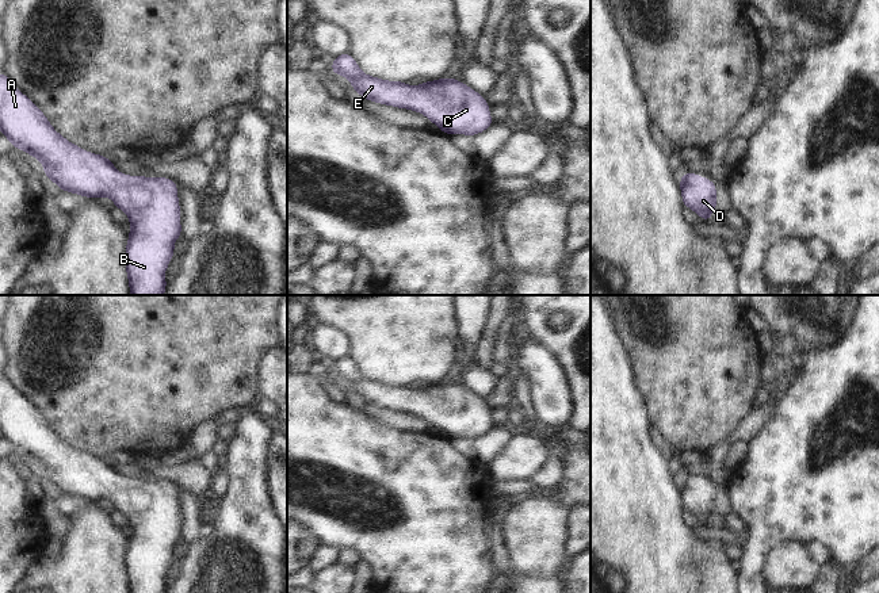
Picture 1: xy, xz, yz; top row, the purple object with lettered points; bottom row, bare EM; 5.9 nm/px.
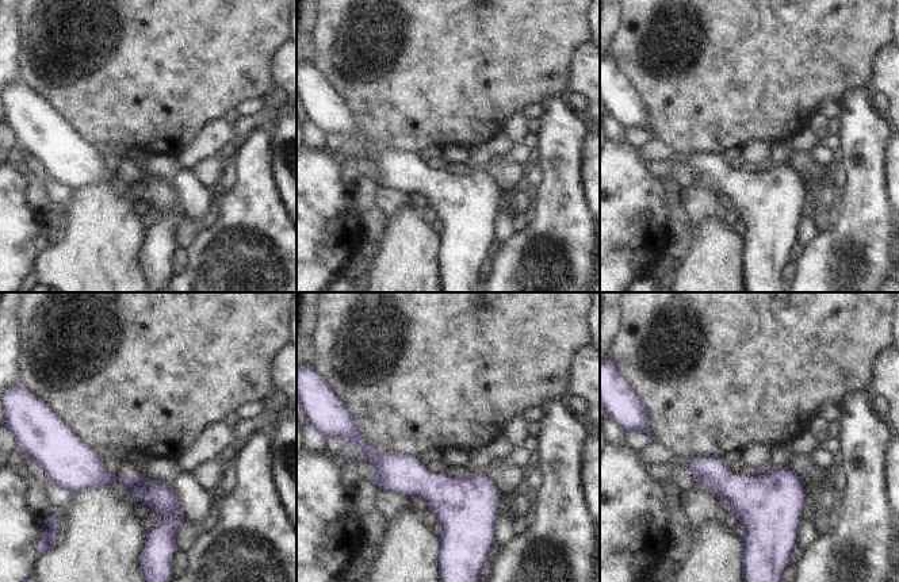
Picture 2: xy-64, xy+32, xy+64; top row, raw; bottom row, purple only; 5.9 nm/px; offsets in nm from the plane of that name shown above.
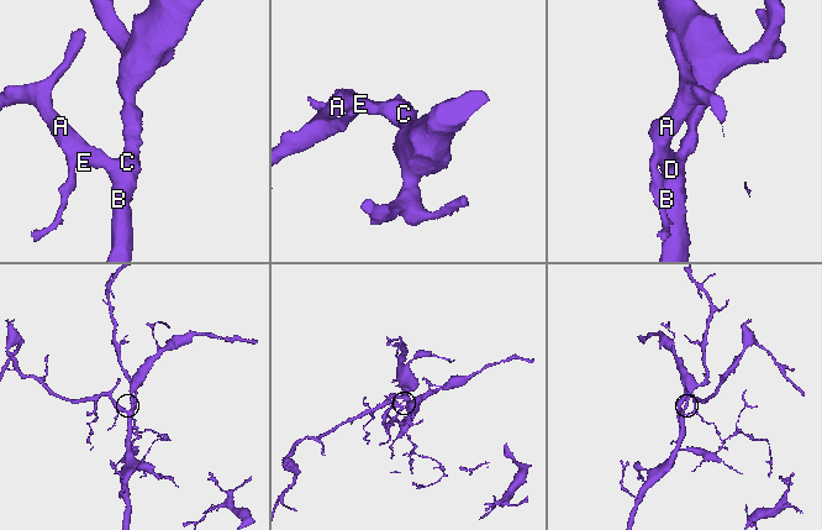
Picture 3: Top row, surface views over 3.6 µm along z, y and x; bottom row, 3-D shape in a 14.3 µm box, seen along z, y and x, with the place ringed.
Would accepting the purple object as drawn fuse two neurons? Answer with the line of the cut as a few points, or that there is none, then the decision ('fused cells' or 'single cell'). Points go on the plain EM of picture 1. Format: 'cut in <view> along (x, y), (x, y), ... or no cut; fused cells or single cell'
no cut; single cell

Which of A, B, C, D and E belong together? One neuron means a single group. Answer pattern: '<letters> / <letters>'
A B C D E

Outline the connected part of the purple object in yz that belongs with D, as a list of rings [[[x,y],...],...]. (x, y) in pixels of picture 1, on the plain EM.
[[[683,477],[680,483],[683,508],[708,525],[711,516],[716,513],[715,486],[696,477]]]

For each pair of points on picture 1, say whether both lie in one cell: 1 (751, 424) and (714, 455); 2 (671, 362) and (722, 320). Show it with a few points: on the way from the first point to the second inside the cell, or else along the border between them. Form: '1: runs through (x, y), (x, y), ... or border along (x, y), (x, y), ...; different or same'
1: runs through (741, 432), (723, 447); same
2: runs through (683, 359), (710, 332); same

